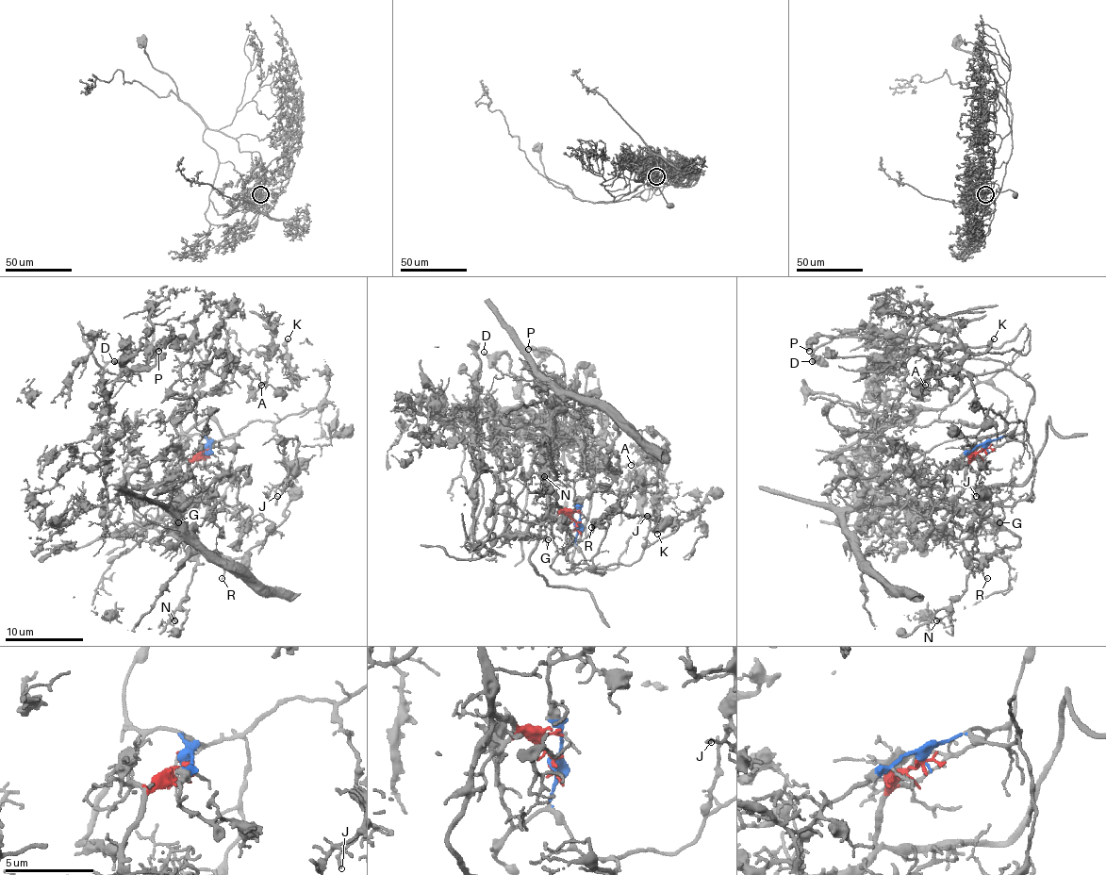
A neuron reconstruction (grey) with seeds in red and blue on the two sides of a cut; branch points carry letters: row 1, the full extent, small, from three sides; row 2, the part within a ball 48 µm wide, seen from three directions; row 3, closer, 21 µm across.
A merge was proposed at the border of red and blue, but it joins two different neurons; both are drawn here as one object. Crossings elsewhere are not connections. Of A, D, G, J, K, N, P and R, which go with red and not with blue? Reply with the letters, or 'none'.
G

